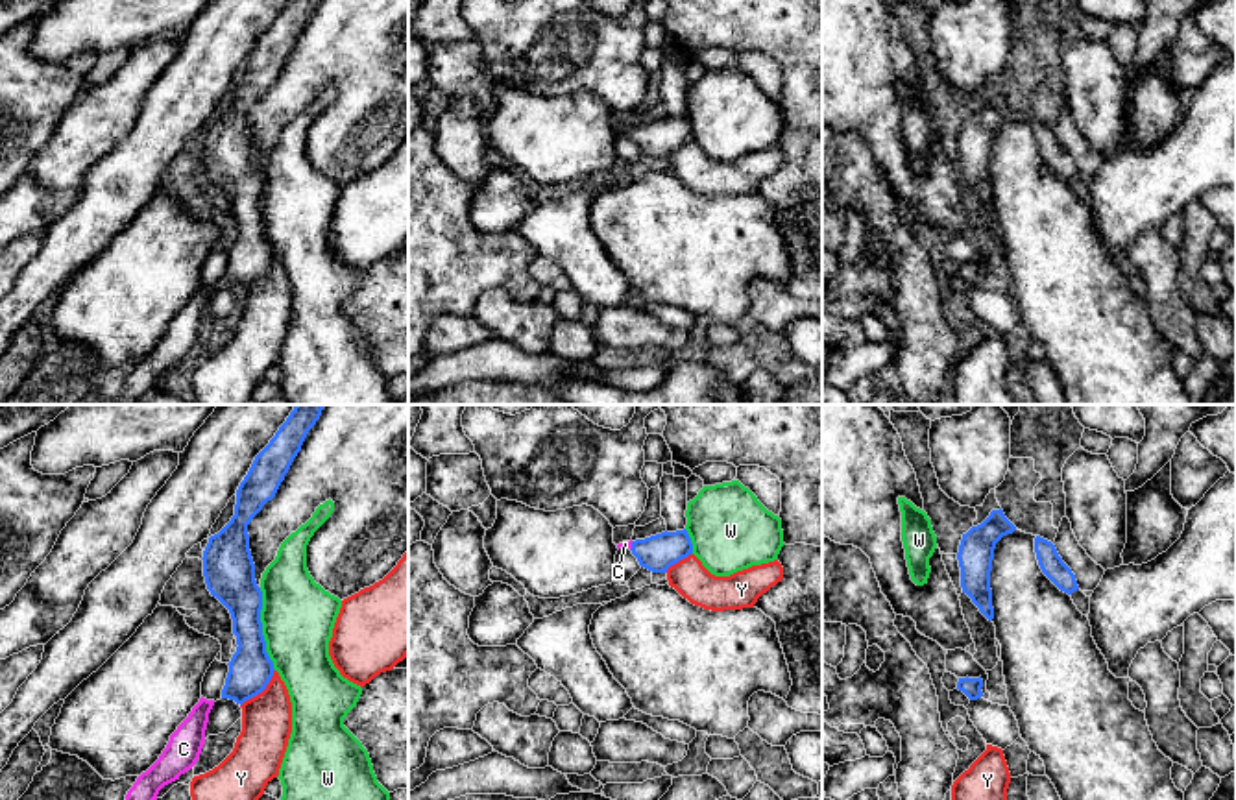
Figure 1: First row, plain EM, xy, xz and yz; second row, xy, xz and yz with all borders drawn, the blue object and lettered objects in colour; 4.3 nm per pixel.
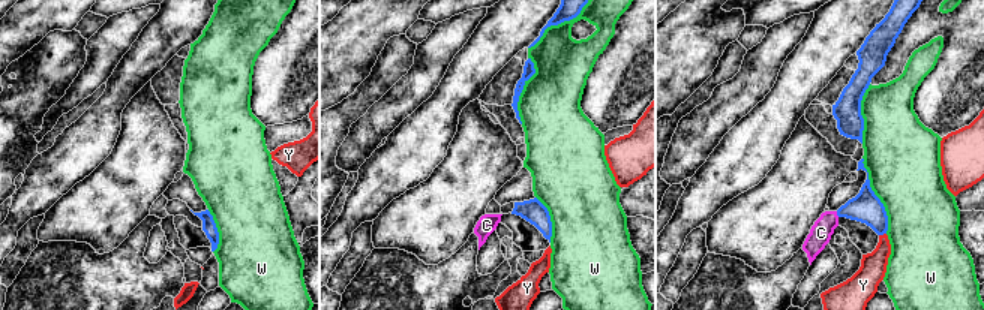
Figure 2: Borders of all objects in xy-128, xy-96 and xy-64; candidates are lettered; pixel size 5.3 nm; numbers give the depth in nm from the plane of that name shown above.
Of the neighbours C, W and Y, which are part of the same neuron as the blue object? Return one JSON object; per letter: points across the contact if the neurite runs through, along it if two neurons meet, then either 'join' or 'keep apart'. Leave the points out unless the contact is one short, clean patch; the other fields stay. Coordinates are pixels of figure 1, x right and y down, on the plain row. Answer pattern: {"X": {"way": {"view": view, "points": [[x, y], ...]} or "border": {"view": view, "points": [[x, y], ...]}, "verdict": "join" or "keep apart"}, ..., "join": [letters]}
{"C": {"way": {"view": "xz", "points": [[658, 139], [632, 132], [625, 130]]}, "verdict": "join"}, "W": {"verdict": "keep apart"}, "Y": {"border": {"view": "xy", "points": [[274, 255], [268, 270], [241, 292]]}, "verdict": "keep apart"}, "join": ["C"]}

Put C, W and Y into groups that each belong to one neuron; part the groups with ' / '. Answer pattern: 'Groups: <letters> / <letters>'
Groups: C / W / Y

